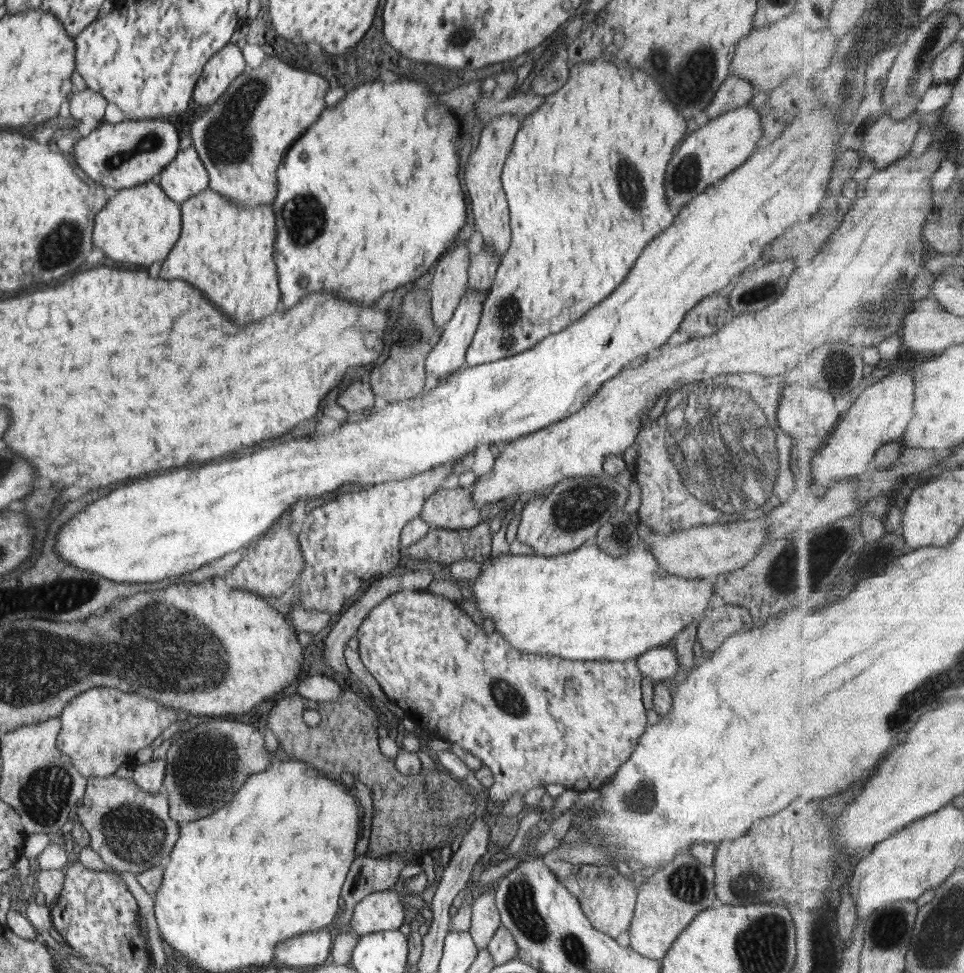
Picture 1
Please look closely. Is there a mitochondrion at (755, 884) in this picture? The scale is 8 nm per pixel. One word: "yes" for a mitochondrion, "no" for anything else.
yes

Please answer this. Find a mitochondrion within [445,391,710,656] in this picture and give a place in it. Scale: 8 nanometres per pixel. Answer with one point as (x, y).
(583, 504)

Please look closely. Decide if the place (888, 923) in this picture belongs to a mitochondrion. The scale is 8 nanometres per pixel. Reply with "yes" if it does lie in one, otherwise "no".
yes

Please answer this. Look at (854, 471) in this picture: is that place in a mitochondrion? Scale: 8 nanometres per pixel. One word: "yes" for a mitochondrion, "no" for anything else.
no

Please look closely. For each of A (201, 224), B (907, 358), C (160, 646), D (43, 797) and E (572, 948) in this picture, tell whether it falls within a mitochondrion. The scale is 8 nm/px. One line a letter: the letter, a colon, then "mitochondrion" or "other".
A: other
B: other
C: mitochondrion
D: mitochondrion
E: mitochondrion

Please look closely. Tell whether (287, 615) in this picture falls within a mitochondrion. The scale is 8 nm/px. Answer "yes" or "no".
no

